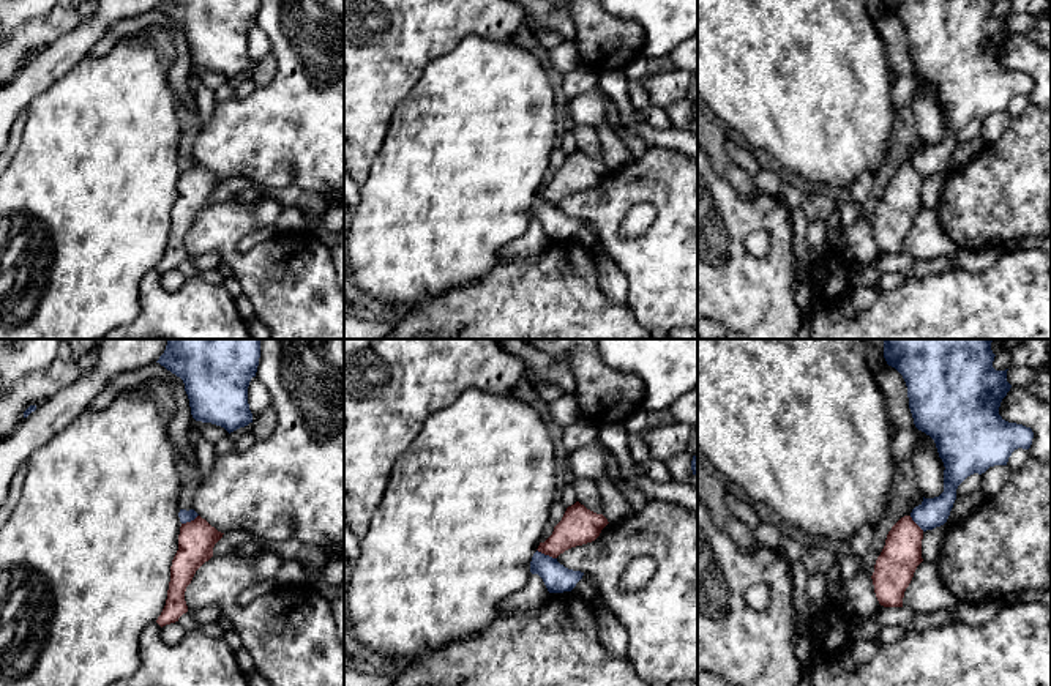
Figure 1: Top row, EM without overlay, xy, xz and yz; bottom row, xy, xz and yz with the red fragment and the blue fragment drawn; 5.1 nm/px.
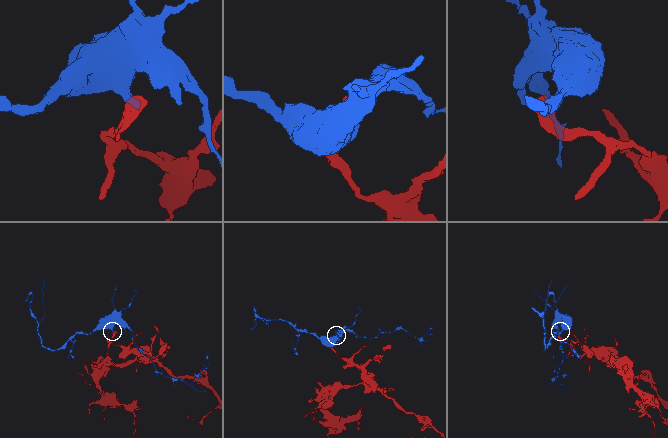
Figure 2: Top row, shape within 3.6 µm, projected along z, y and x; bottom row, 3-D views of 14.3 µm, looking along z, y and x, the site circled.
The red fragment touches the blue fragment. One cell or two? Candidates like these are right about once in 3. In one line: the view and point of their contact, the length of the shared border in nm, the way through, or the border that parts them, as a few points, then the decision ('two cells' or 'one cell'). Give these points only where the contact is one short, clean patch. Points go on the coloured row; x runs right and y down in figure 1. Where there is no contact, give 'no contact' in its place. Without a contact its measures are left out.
meets red in xz at (546, 554); contact 120 nm long; border along xz (537, 549), (556, 559); two cells

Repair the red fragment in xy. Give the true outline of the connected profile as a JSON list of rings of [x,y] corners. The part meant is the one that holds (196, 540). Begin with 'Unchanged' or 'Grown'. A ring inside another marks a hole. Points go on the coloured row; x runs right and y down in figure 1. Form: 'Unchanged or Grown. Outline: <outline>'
Unchanged. Outline: [[[200,516],[181,524],[178,550],[170,566],[166,606],[156,620],[161,628],[178,621],[188,612],[185,601],[186,587],[191,583],[196,571],[213,557],[213,547],[223,535]]]

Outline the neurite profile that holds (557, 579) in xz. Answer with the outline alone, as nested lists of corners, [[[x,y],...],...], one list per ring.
[[[535,552],[530,561],[530,572],[538,574],[549,593],[571,591],[584,572],[565,568],[549,555]]]

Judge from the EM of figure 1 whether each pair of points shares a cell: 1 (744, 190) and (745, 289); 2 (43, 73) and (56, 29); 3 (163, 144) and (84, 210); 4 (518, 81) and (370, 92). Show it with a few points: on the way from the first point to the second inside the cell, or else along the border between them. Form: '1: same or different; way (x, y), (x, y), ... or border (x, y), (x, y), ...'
1: different; border (715, 172), (742, 196), (751, 197), (756, 193)
2: different; border (82, 22), (37, 54)
3: same; way (144, 150), (103, 191)
4: different; border (436, 59), (425, 68), (392, 119)

